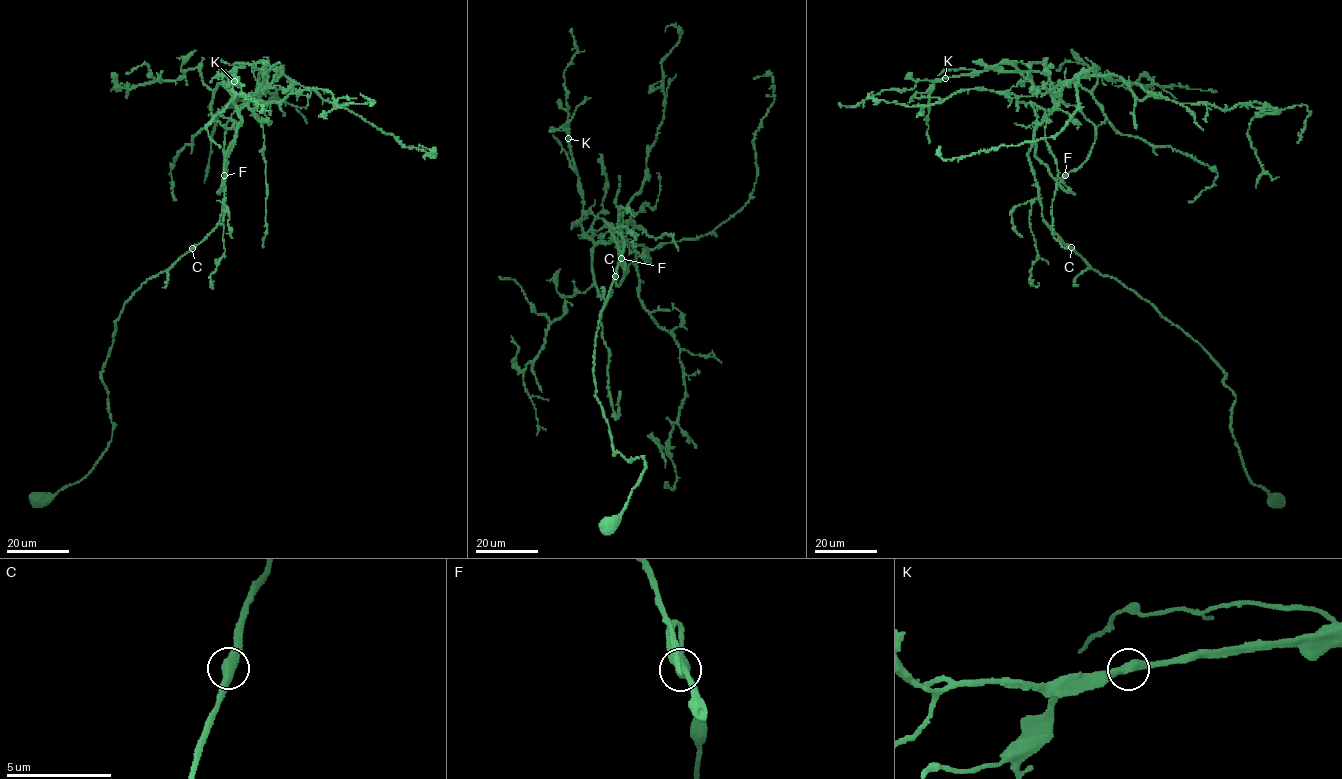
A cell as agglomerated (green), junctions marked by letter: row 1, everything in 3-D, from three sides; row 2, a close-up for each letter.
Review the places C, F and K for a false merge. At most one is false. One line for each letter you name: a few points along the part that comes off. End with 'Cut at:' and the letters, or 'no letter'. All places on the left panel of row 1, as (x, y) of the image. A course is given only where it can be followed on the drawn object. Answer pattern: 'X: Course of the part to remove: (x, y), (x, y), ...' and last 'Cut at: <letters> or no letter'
Cut at: no letter

